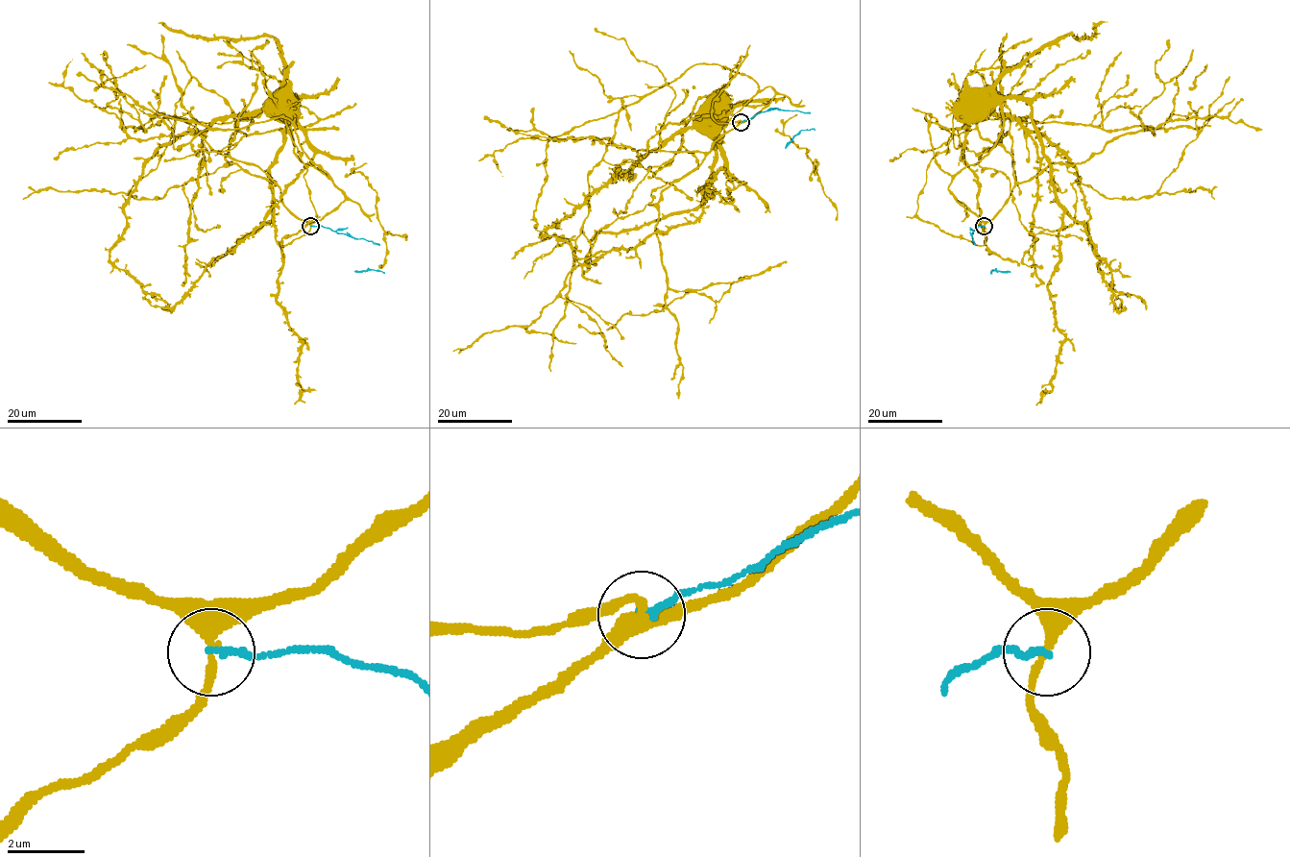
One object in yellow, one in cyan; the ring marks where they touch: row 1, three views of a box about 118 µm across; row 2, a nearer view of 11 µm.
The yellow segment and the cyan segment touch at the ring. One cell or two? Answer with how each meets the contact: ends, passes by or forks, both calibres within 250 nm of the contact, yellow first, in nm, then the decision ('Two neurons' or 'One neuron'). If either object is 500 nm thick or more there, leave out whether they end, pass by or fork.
At the ring yellow passes by. At the ring cyan ends. Thickness 320 nm (yellow) against 180 nm. Two neurons

